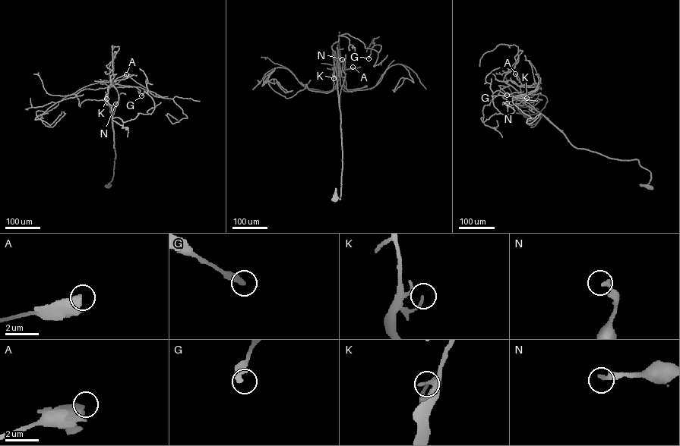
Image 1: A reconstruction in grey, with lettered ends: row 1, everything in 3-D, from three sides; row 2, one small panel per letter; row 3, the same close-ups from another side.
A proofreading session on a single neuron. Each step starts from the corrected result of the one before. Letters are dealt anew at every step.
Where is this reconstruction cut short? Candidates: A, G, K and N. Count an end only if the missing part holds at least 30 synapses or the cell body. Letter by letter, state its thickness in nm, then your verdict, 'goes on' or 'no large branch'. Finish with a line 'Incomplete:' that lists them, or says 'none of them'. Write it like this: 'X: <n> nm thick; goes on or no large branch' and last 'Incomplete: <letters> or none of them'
A: 600 nm thick; no large branch
G: 400 nm thick; no large branch
K: 160 nm thick; no large branch
N: 240 nm thick; no large branch
Incomplete: none of them

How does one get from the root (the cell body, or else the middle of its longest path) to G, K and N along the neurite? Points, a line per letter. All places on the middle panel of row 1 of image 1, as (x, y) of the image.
G: (334, 198), (340, 199), (342, 149), (331, 46), (346, 33), (377, 52), (381, 45), (368, 58)
K: (334, 198), (336, 194), (340, 199), (342, 149), (337, 81), (333, 75), (333, 78)
N: (334, 198), (336, 194), (340, 199), (341, 187), (340, 95), (345, 76), (342, 59)

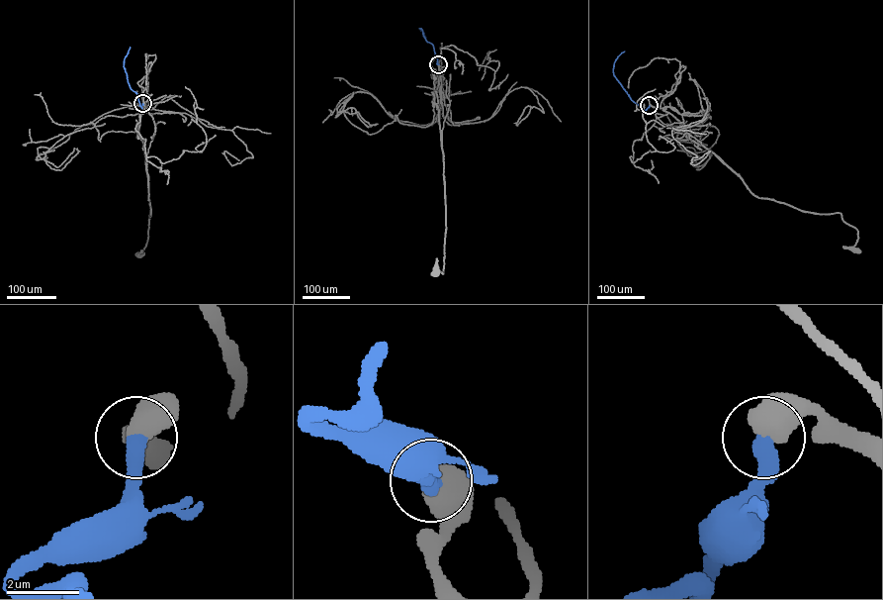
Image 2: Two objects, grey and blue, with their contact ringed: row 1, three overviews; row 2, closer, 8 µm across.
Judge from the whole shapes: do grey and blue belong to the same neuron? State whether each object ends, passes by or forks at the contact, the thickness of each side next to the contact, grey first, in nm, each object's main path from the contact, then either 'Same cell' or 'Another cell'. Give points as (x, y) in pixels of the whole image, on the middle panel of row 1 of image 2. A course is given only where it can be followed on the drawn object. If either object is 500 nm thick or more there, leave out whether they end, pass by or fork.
Thickness 700 nm (grey) against 480 nm. Course of grey: (438, 64), (439, 79), (434, 101), (438, 111), (443, 154), (446, 231), (443, 273), (437, 266), (435, 271). Course of blue: (438, 64), (433, 45), (426, 41), (419, 28), (425, 40). Same cell

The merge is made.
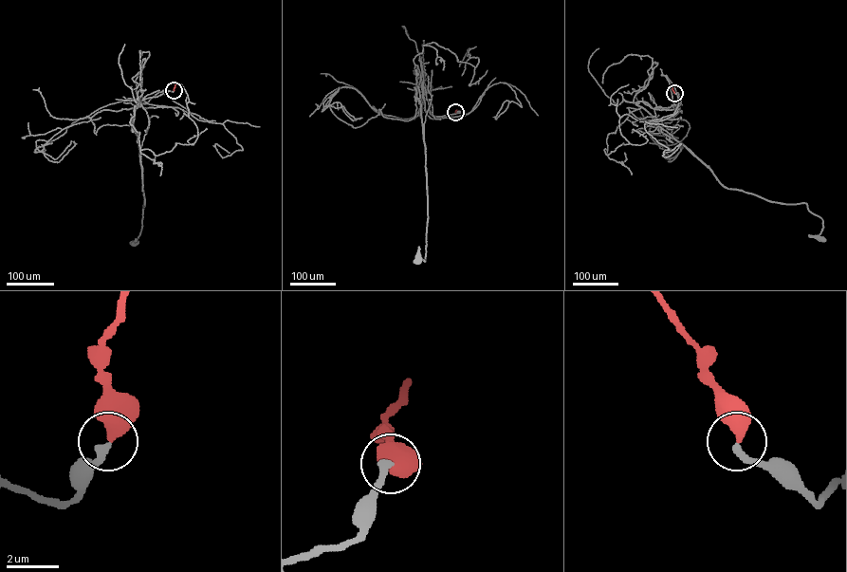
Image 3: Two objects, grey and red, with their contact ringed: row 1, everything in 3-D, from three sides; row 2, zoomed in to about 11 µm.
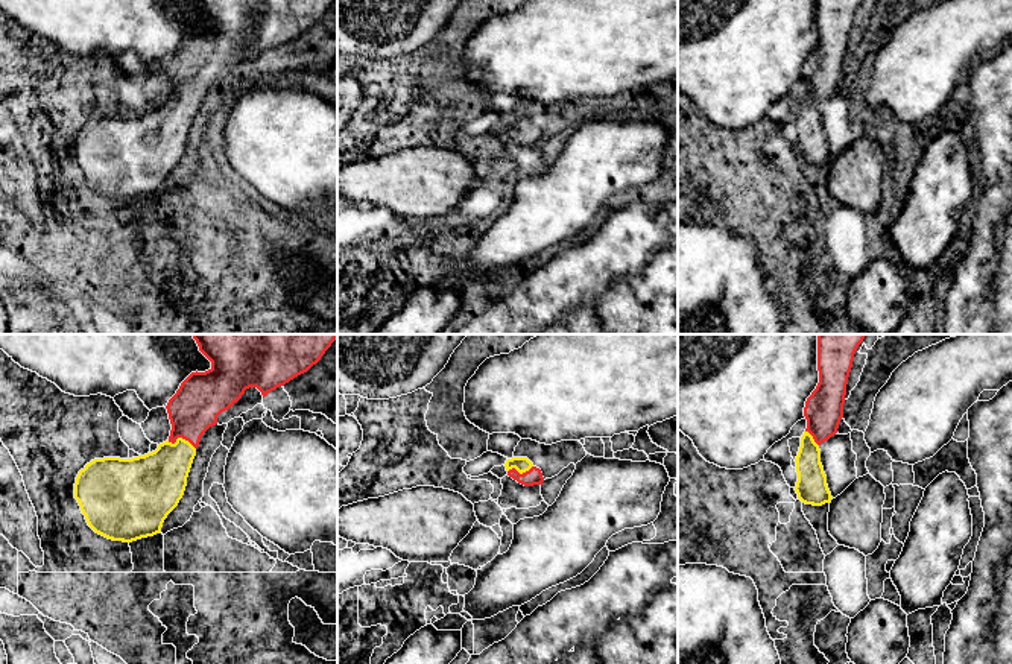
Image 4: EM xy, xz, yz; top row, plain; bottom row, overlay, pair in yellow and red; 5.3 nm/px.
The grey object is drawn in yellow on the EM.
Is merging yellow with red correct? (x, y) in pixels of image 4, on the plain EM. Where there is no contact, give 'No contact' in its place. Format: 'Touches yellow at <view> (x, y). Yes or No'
Touches yellow at xy (181, 98). Yes

